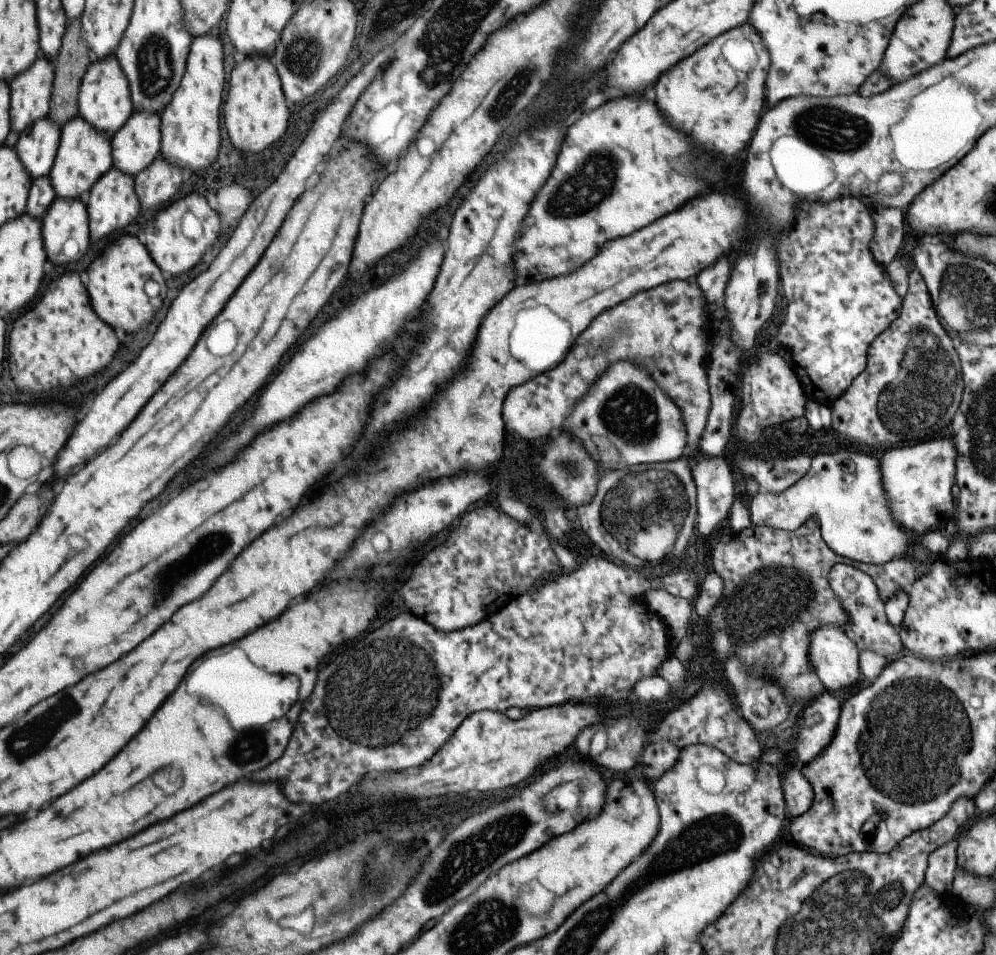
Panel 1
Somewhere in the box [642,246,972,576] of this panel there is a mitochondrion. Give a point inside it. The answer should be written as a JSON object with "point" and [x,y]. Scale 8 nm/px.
{"point":[915,400]}

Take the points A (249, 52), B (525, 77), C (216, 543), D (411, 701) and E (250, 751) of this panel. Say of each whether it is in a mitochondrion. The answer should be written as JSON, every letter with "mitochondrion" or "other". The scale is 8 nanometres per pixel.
{"A":"other","B":"mitochondrion","C":"mitochondrion","D":"mitochondrion","E":"mitochondrion"}

